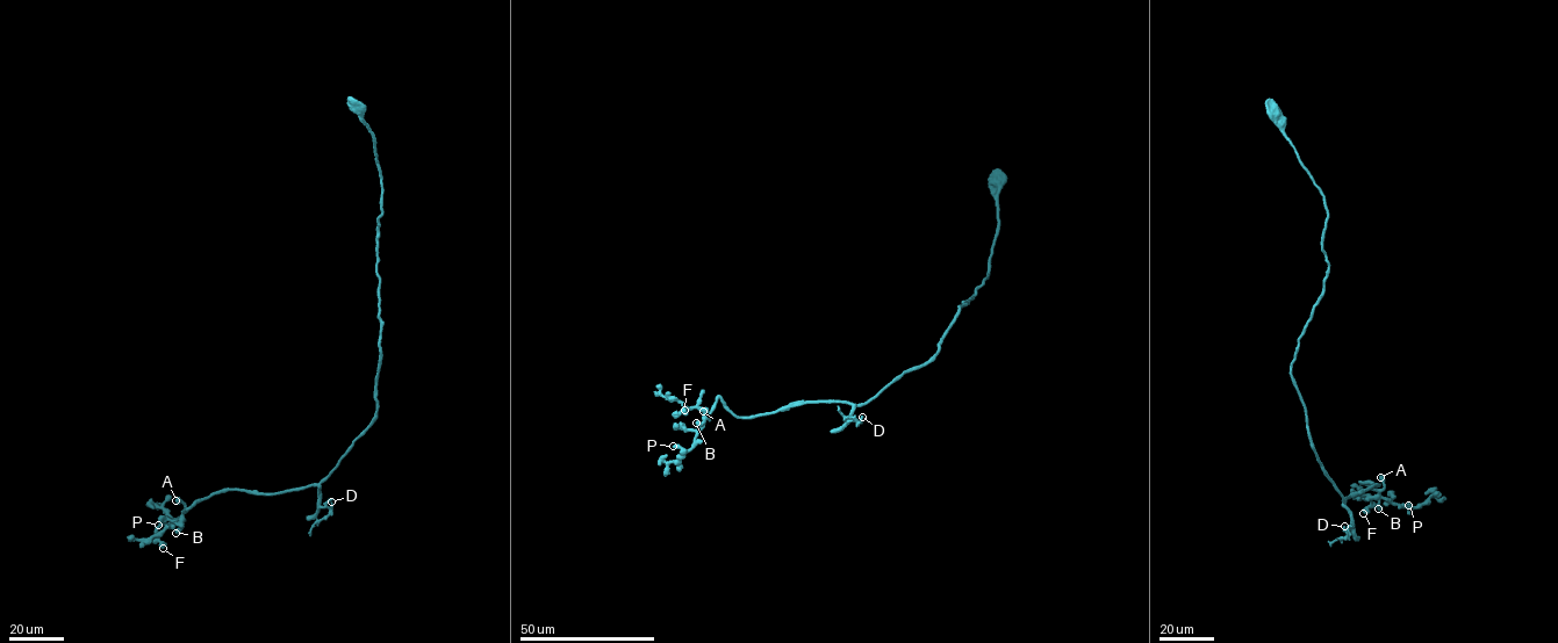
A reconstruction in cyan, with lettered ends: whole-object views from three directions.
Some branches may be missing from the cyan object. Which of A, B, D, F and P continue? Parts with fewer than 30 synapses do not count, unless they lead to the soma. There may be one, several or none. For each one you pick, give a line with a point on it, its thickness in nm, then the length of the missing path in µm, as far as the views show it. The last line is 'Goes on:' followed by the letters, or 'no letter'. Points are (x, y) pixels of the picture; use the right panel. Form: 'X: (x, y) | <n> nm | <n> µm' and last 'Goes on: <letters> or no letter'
Goes on: no letter

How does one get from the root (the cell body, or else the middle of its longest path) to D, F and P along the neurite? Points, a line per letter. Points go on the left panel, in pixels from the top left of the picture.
D: (357, 105), (382, 186), (380, 362), (375, 419), (318, 484), (320, 506), (330, 512), (331, 501)
F: (357, 105), (373, 136), (382, 186), (375, 419), (318, 483), (273, 493), (212, 492), (159, 534), (163, 548)
P: (357, 105), (382, 186), (375, 419), (316, 484), (273, 493), (221, 490), (158, 525)

